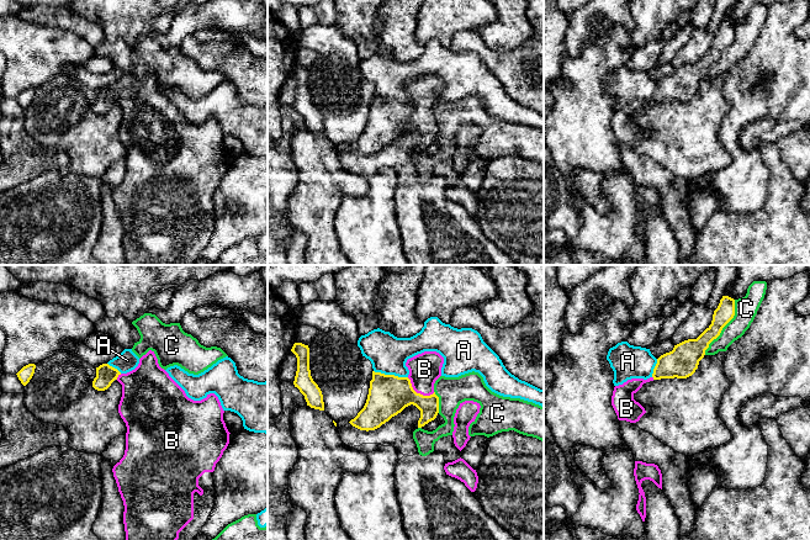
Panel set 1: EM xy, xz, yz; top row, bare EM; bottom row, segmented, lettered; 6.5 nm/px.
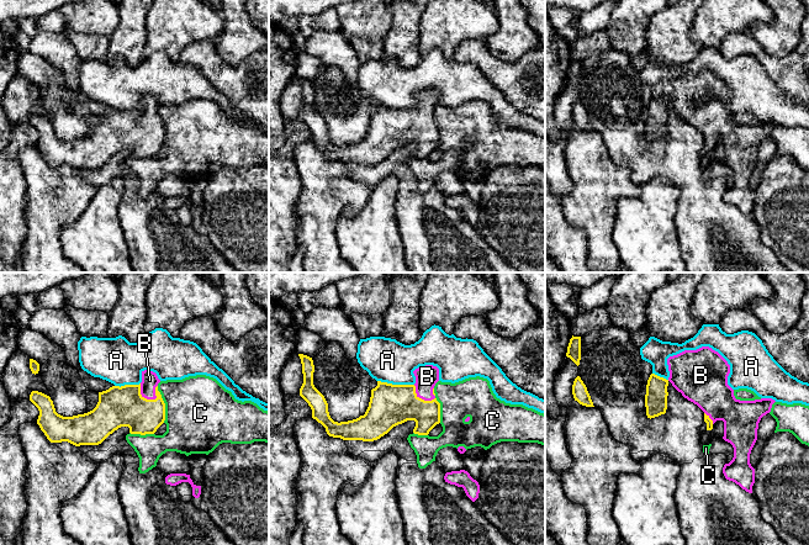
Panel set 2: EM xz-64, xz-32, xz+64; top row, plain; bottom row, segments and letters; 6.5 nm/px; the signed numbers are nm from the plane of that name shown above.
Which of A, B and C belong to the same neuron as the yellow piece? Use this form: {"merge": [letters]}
{"merge": ["B"]}

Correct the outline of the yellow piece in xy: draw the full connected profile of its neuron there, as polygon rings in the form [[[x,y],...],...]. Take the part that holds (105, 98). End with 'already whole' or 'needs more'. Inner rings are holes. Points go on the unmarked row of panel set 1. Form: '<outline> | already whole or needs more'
[[[154,75],[139,83],[138,90],[121,97],[108,88],[96,91],[92,111],[107,113],[117,104],[122,108],[118,137],[127,150],[123,181],[112,196],[123,224],[126,265],[192,265],[206,248],[215,228],[213,195],[229,168],[229,155],[223,144],[223,132],[215,117],[201,125],[189,122],[185,115],[162,92]]] | needs more

